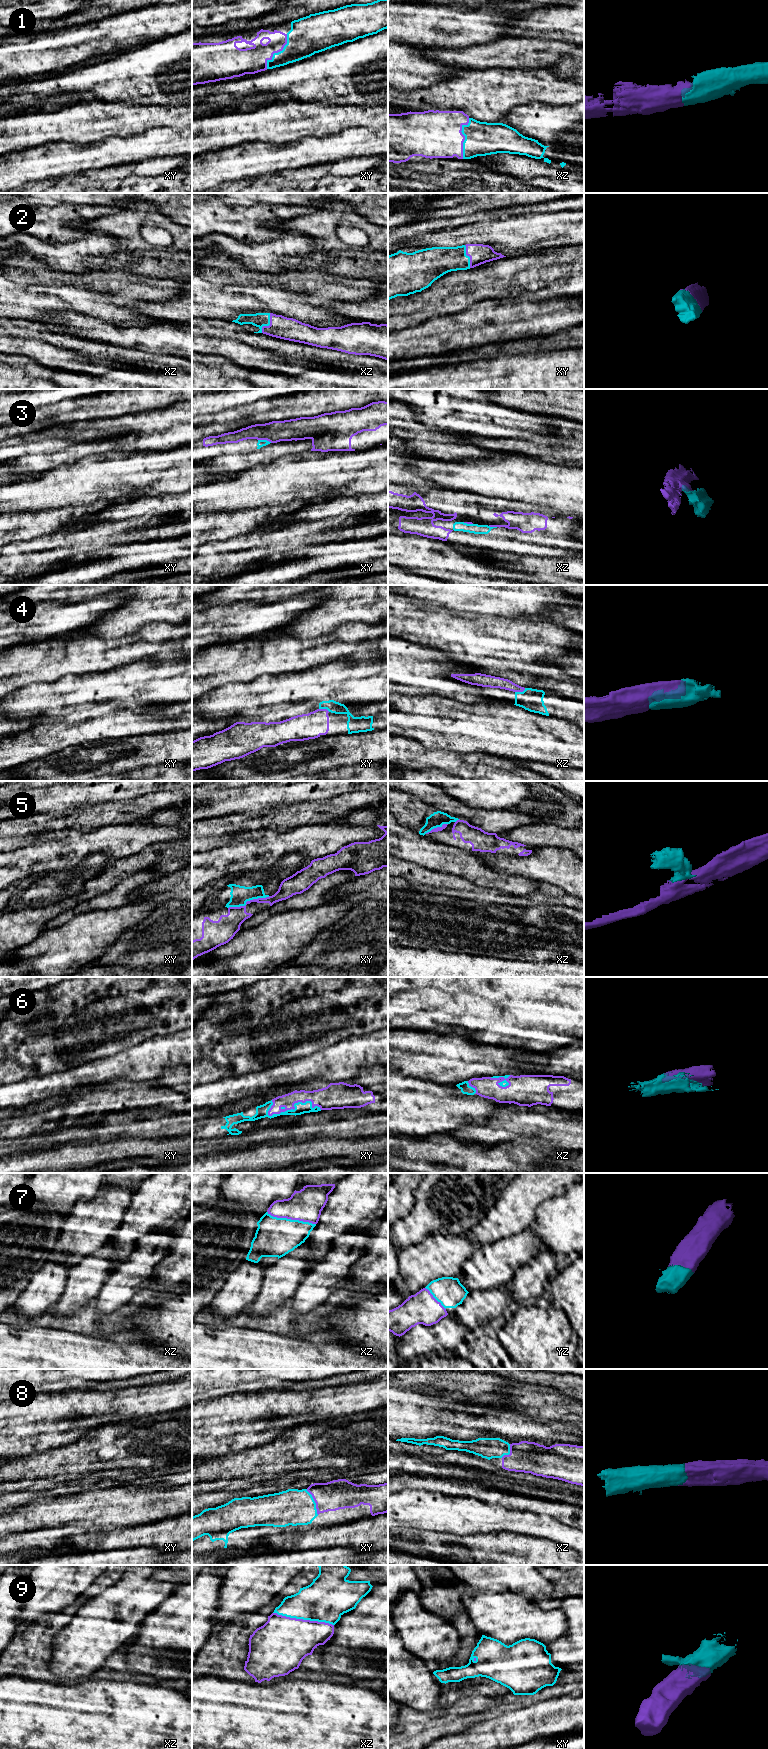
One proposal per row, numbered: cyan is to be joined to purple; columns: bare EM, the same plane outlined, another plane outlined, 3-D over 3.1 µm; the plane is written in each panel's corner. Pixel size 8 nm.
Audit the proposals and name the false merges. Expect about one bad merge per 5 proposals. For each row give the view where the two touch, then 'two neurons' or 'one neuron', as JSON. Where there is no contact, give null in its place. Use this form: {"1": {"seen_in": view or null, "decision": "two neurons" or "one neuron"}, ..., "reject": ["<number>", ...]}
{"1": {"seen_in": "xz", "decision": "one neuron"}, "2": {"seen_in": "xz", "decision": "one neuron"}, "3": {"seen_in": "xy", "decision": "two neurons"}, "4": {"seen_in": "xz", "decision": "one neuron"}, "5": {"seen_in": "xy", "decision": "two neurons"}, "6": {"seen_in": "xy", "decision": "one neuron"}, "7": {"seen_in": "xz", "decision": "one neuron"}, "8": {"seen_in": "xy", "decision": "one neuron"}, "9": {"seen_in": "xz", "decision": "one neuron"}, "reject": ["3", "5"]}

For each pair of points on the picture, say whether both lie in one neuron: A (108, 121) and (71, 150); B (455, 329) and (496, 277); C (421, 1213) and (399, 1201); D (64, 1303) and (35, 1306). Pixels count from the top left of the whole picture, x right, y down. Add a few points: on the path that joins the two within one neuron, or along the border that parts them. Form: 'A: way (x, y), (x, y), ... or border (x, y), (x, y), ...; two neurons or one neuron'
A: border (102, 139), (85, 144), (56, 142); two neurons
B: border (500, 298), (478, 300), (461, 310); two neurons
C: border (419, 1185), (414, 1192), (416, 1203), (398, 1220); two neurons
D: border (65, 1283), (63, 1293), (53, 1304); two neurons

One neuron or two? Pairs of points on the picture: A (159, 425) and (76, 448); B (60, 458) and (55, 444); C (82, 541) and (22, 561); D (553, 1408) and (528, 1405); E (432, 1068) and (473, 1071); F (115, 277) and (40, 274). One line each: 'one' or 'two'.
A: one
B: two
C: one
D: one
E: one
F: one

